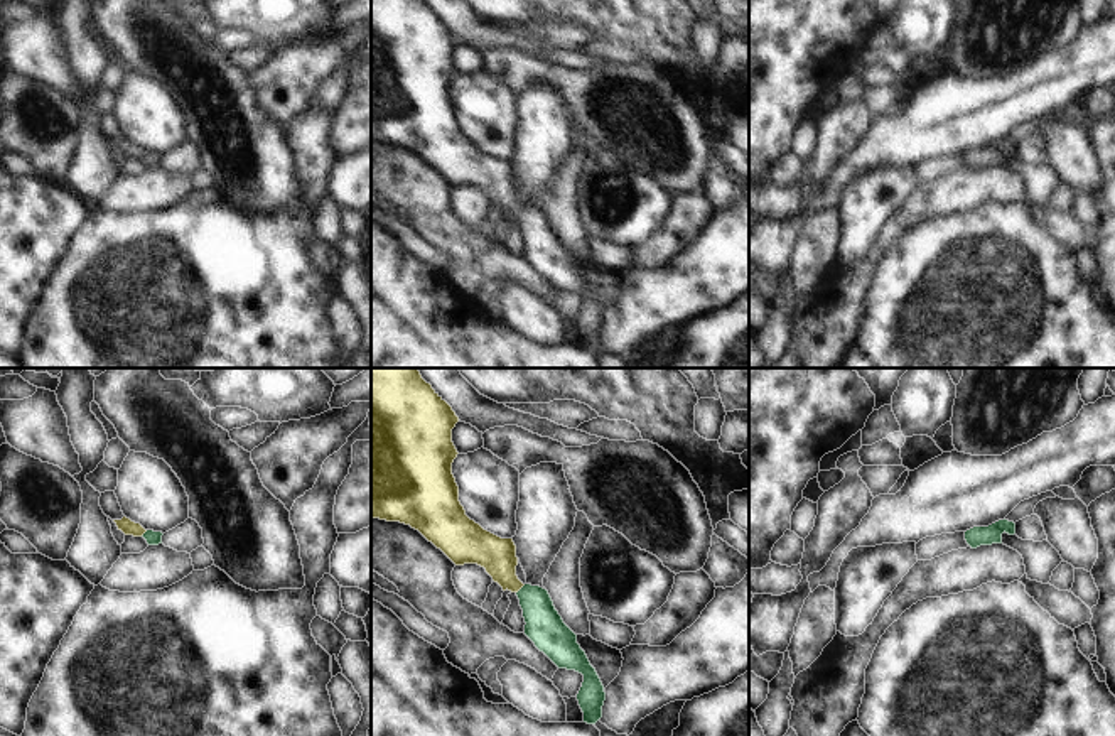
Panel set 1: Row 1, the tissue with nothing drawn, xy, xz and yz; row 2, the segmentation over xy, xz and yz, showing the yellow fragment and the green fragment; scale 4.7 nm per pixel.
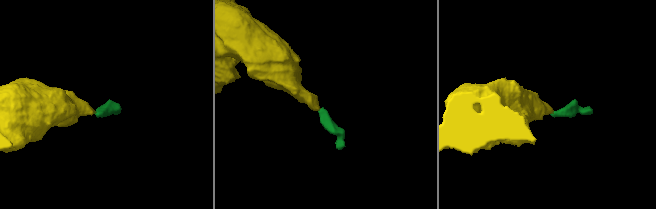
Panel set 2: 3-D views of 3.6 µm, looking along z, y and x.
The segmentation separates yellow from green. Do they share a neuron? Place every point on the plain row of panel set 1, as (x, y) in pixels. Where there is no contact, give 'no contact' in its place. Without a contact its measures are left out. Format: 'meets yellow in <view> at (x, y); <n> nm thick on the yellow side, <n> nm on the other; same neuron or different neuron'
meets yellow in xz at (520, 210); 180 nm thick on the yellow side, 180 nm on the other; same neuron

